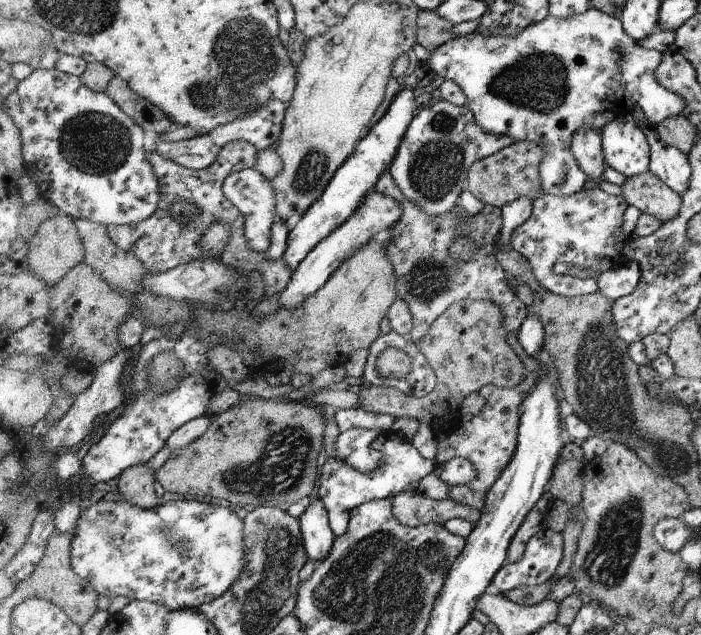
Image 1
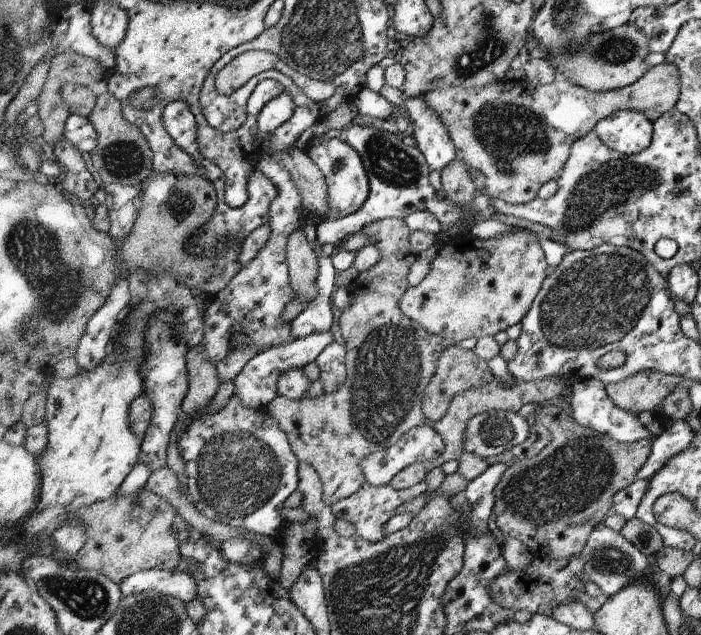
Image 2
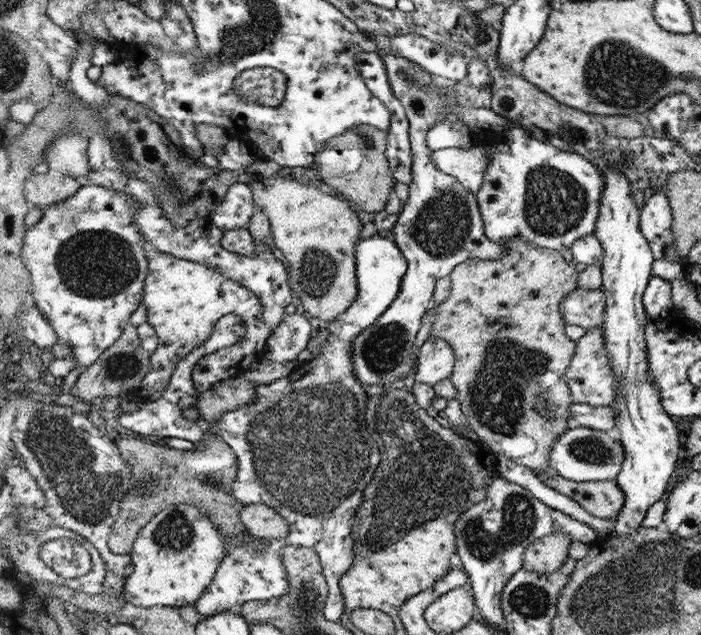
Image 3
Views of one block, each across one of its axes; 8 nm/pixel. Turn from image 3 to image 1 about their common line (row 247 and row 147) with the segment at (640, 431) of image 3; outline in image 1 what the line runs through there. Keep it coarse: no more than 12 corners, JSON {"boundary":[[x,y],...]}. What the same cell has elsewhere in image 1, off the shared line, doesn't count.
{"boundary":[[632,115],[602,129],[605,164],[630,178],[651,146]]}

